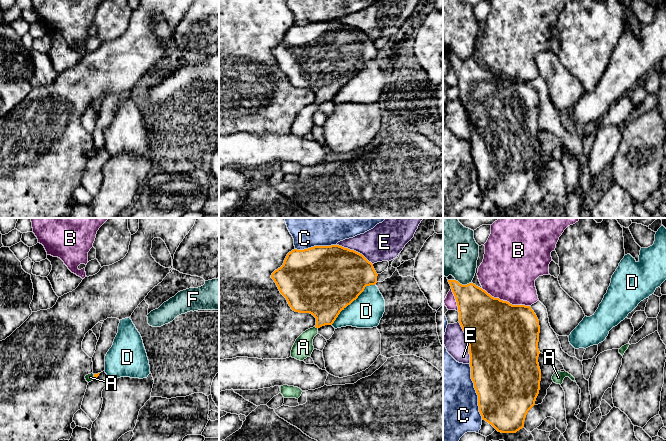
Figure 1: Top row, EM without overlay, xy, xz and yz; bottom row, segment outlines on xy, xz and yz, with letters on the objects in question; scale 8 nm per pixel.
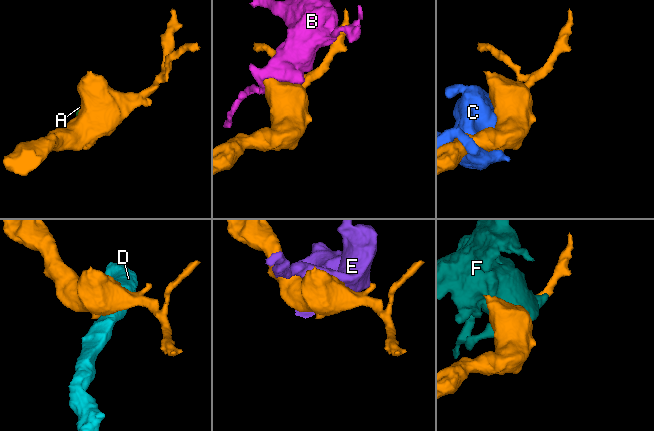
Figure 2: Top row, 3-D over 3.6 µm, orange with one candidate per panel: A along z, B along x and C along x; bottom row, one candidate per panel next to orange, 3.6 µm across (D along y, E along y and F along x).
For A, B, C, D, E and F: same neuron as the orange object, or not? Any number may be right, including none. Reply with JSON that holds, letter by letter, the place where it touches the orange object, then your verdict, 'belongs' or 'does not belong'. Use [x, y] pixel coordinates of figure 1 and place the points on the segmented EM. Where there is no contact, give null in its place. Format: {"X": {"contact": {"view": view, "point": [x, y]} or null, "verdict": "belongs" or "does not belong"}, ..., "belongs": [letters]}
{"A": {"contact": {"view": "xz", "point": [316, 327]}, "verdict": "belongs"}, "B": {"contact": {"view": "yz", "point": [505, 301]}, "verdict": "does not belong"}, "C": {"contact": {"view": "yz", "point": [476, 391]}, "verdict": "does not belong"}, "D": {"contact": {"view": "xz", "point": [352, 301]}, "verdict": "does not belong"}, "E": {"contact": {"view": "yz", "point": [468, 343]}, "verdict": "does not belong"}, "F": {"contact": {"view": "yz", "point": [463, 285]}, "verdict": "does not belong"}, "belongs": ["A"]}

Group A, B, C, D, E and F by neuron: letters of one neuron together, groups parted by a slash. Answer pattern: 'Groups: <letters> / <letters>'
Groups: A / B / C / D / E / F

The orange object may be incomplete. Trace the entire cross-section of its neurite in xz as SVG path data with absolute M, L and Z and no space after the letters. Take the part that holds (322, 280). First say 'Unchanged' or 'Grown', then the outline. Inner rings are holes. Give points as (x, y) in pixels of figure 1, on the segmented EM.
Grown. M339 245L314 246L289 252L283 265L272 273L271 278L293 311L310 313L316 318L316 325L296 339L291 357L300 361L310 357L318 329L332 325L340 312L356 300L366 286L377 283L377 276L373 264L362 254Z

